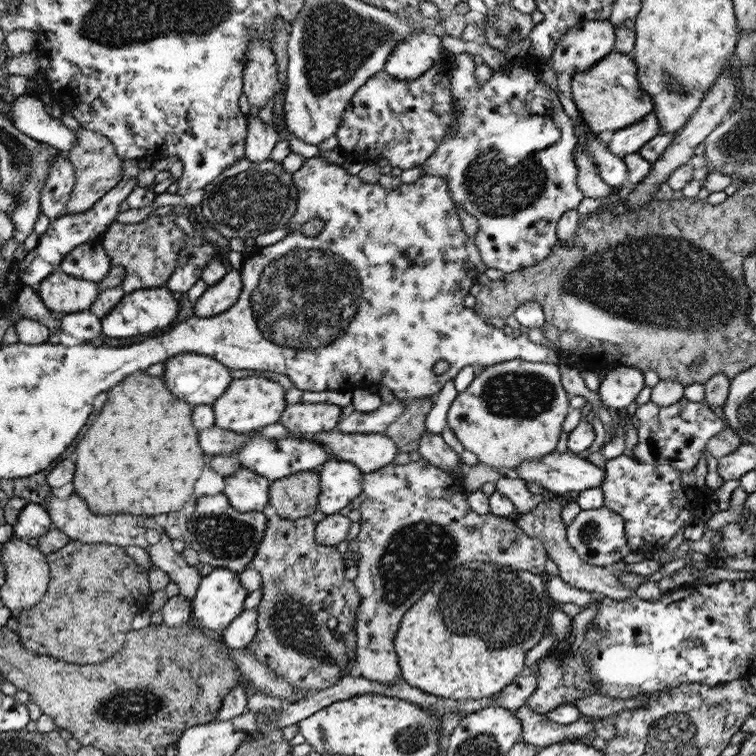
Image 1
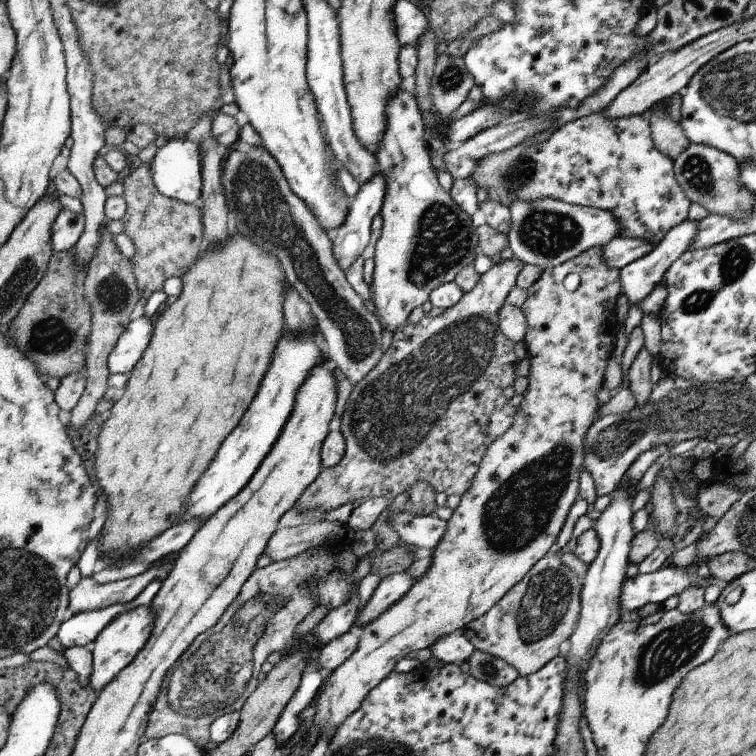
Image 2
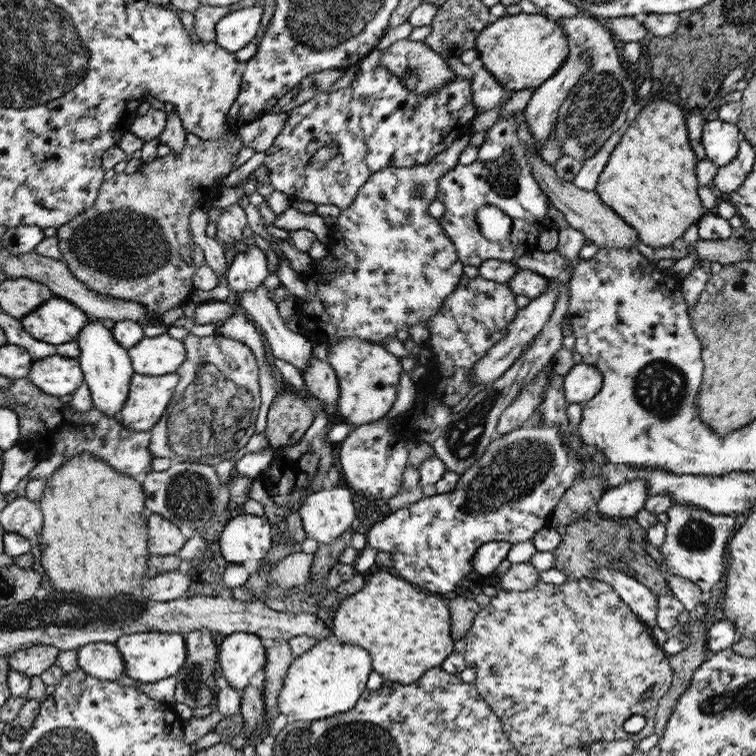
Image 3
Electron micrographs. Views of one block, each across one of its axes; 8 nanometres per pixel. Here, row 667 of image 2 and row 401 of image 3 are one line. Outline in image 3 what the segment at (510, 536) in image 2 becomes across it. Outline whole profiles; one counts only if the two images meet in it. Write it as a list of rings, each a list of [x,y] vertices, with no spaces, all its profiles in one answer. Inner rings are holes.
[[[344,338],[338,344],[328,346],[328,364],[332,365],[340,386],[337,419],[346,424],[362,426],[387,416],[397,400],[403,372],[400,358],[390,353],[383,345],[360,338]]]

